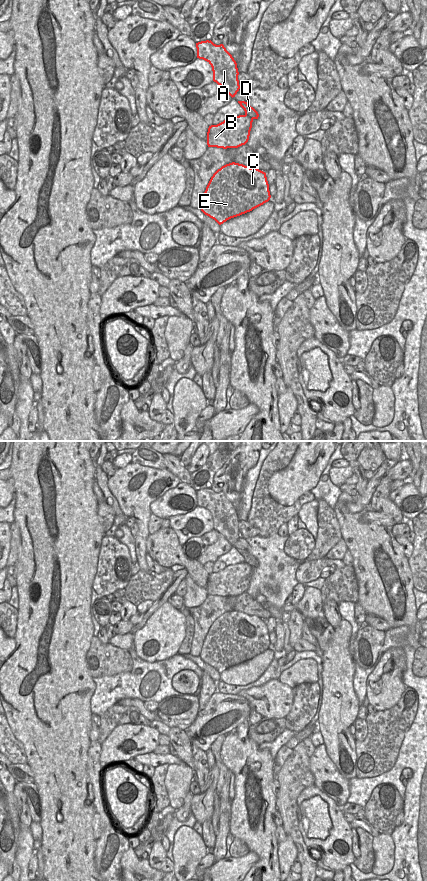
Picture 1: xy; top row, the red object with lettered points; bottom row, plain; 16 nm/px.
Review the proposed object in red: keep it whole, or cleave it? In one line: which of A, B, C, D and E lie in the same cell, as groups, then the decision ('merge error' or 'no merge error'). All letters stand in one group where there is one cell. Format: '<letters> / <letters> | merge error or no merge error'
A B C D E | no merge error

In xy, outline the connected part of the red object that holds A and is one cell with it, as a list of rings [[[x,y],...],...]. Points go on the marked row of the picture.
[[[211,40],[201,41],[196,43],[197,58],[207,61],[213,71],[213,81],[222,86],[226,92],[233,98],[240,89],[238,80],[237,63],[232,55],[226,50],[223,44],[216,45]]]

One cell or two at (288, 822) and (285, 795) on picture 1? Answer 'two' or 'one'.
one

